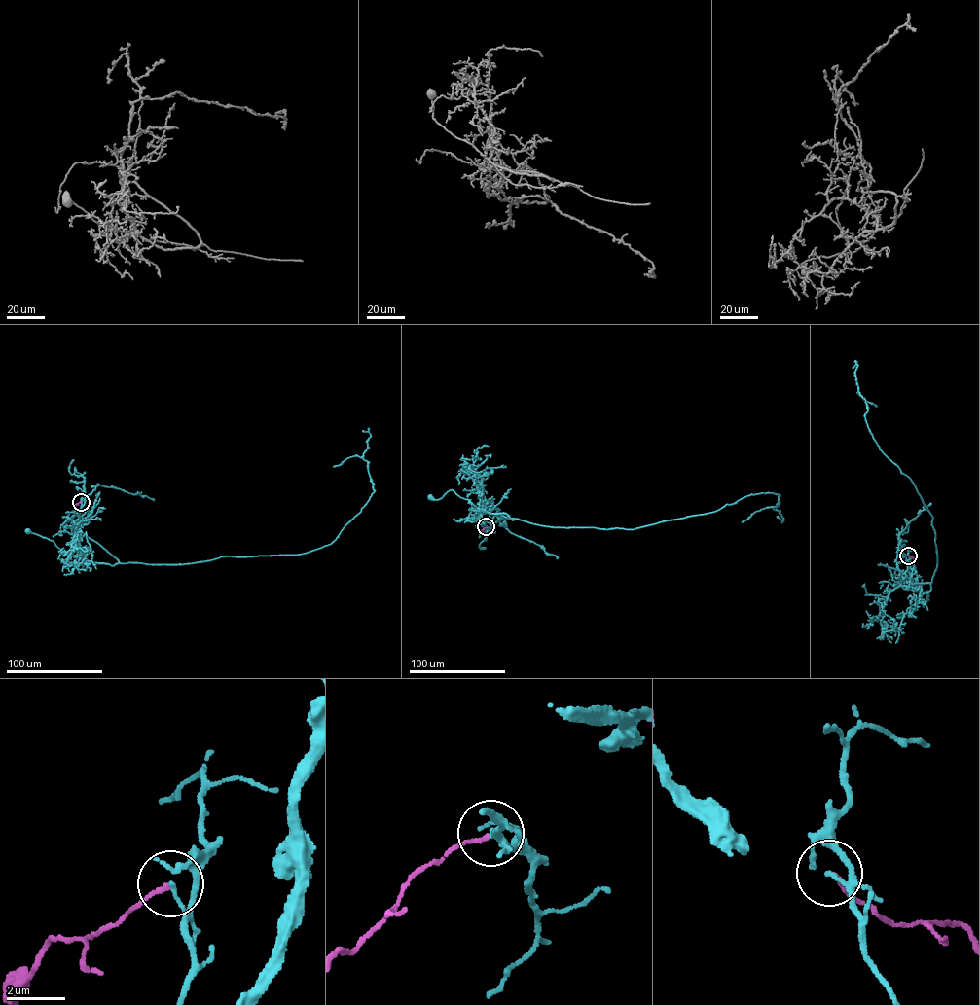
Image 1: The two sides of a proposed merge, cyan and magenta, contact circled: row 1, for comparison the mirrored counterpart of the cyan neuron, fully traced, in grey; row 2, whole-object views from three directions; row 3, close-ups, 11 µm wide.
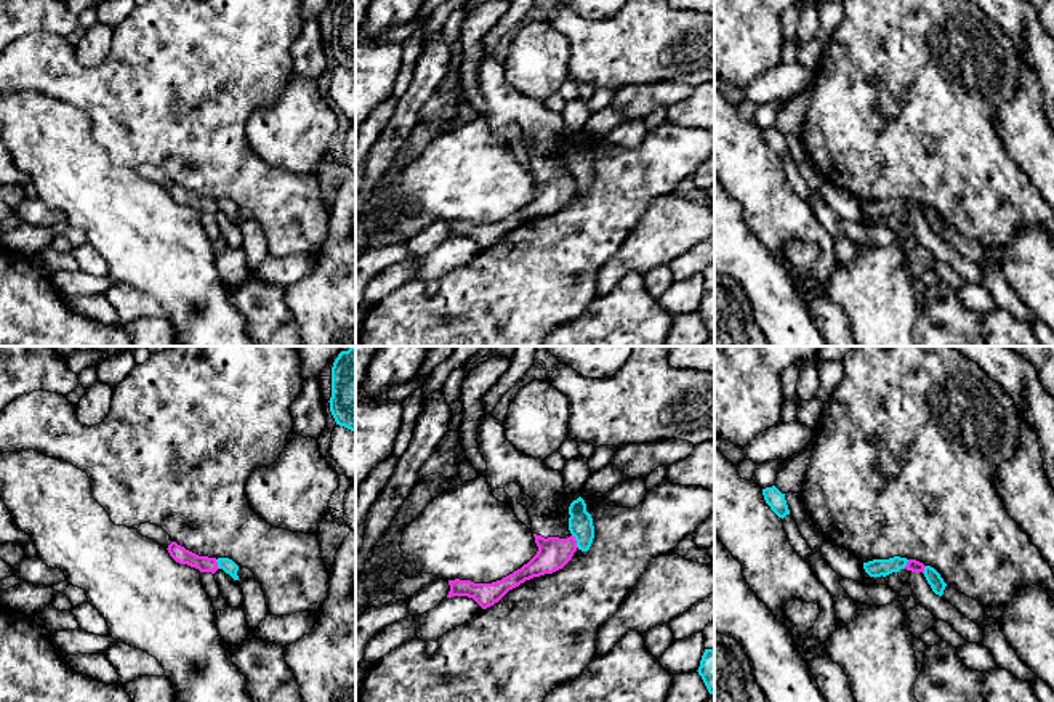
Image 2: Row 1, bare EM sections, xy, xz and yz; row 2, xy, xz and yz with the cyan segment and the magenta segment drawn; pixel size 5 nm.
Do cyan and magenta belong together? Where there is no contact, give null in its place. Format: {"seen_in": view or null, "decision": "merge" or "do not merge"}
{"seen_in": "xz", "decision": "do not merge"}

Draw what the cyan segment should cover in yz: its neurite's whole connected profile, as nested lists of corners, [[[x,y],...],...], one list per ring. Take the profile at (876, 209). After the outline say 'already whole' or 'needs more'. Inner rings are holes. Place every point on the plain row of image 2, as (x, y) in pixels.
[[[894,197],[889,200],[873,200],[863,204],[863,210],[870,218],[881,218],[881,216],[886,218],[892,213],[899,213],[900,210],[903,210],[907,204],[908,204],[907,199]]]; already whole

